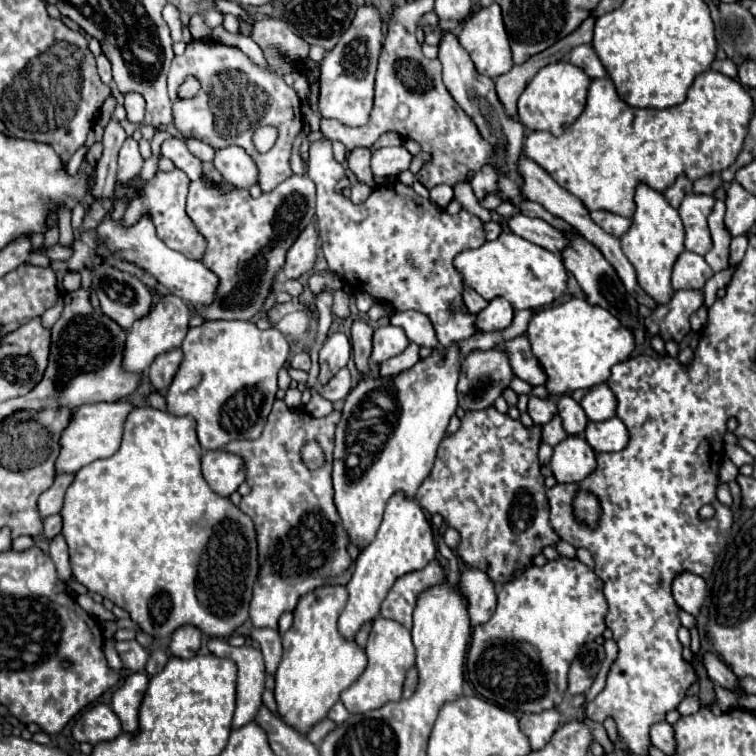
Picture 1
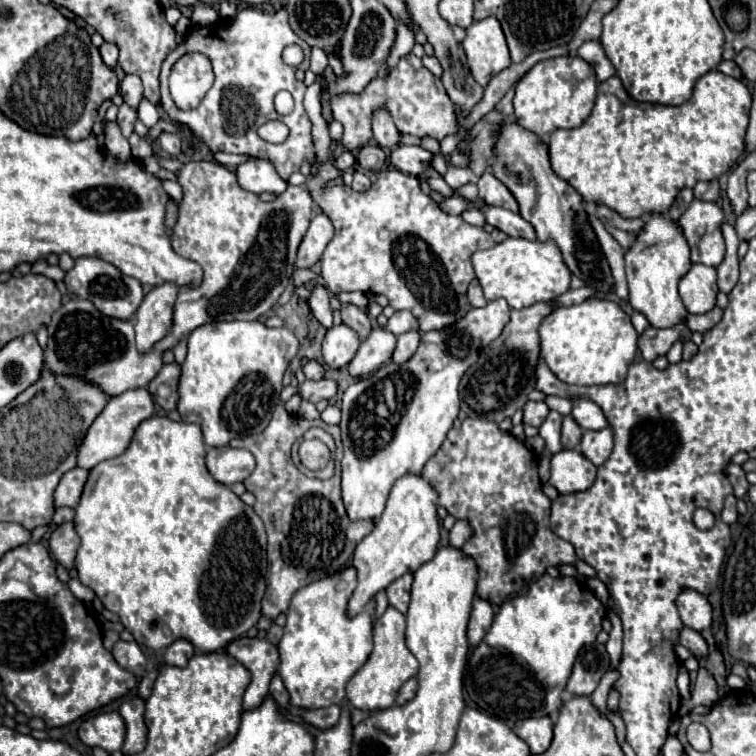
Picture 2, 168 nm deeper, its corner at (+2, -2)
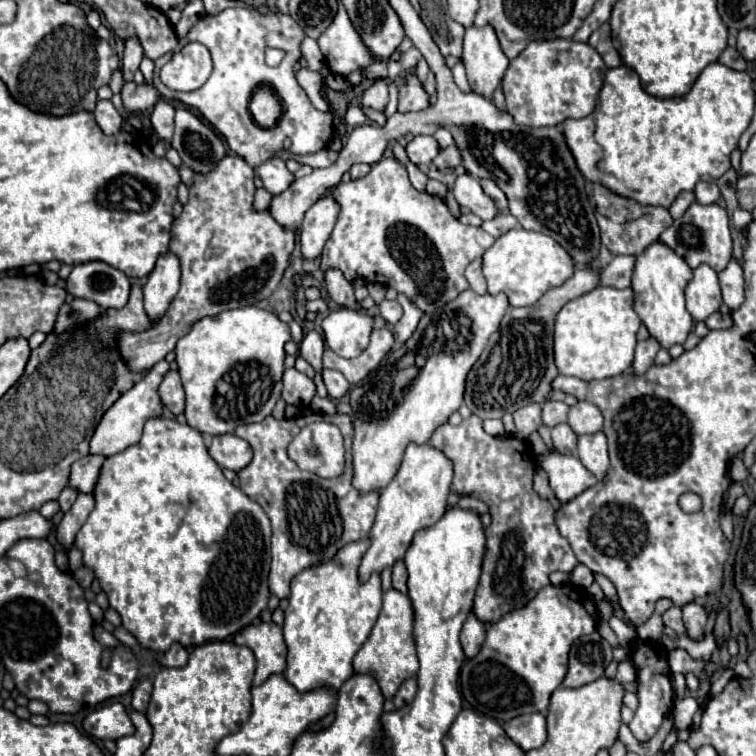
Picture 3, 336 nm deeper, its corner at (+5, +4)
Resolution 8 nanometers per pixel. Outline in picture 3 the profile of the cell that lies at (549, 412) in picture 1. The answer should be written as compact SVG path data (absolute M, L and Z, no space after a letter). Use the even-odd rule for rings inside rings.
M532 403L526 407L520 407L518 411L514 411L514 423L516 423L516 431L520 437L528 437L532 431L536 431L542 425L542 405Z

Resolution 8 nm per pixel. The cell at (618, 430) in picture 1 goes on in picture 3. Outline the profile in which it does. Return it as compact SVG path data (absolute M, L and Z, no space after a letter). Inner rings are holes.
M594 433L594 435L578 437L578 459L586 469L594 473L598 481L602 481L610 467L608 451L606 451L606 435Z

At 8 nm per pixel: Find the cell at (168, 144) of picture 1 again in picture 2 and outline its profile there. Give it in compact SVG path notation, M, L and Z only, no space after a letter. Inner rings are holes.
M161 133L159 139L157 139L157 143L159 143L159 147L161 147L167 155L171 155L171 157L177 157L177 155L181 153L181 139L179 139L179 135Z

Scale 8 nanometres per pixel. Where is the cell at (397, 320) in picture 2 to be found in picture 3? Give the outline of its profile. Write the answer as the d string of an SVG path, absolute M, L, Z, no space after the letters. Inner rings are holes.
M384 299L384 301L380 303L380 315L386 319L388 325L394 325L394 323L398 323L398 319L402 317L402 307L400 307L398 301L388 301L388 299Z

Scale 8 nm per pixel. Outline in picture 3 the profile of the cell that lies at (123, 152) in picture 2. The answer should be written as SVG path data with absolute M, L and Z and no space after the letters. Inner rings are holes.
M100 99L100 101L96 103L94 117L96 117L96 121L98 121L98 125L102 127L104 133L112 135L112 133L118 133L118 131L120 131L122 117L120 117L120 113L114 109L112 101L104 101L104 99Z

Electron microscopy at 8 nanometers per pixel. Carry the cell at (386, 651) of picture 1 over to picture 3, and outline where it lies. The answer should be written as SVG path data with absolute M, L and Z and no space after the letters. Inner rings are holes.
M390 589L388 593L384 593L384 605L382 605L376 625L372 627L370 637L366 639L366 643L354 657L354 671L372 673L386 699L392 699L398 687L406 679L418 673L418 657L416 657L412 629L414 629L414 609L412 609L410 597L396 589Z

